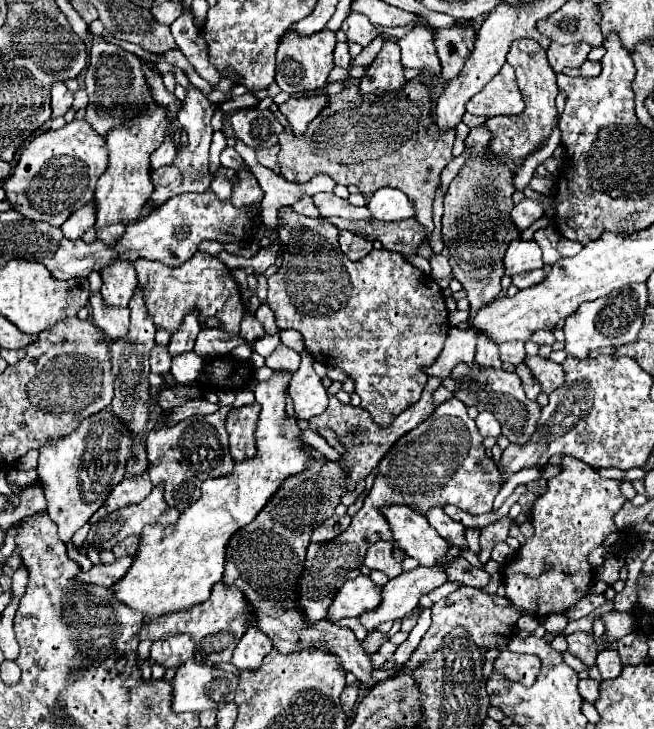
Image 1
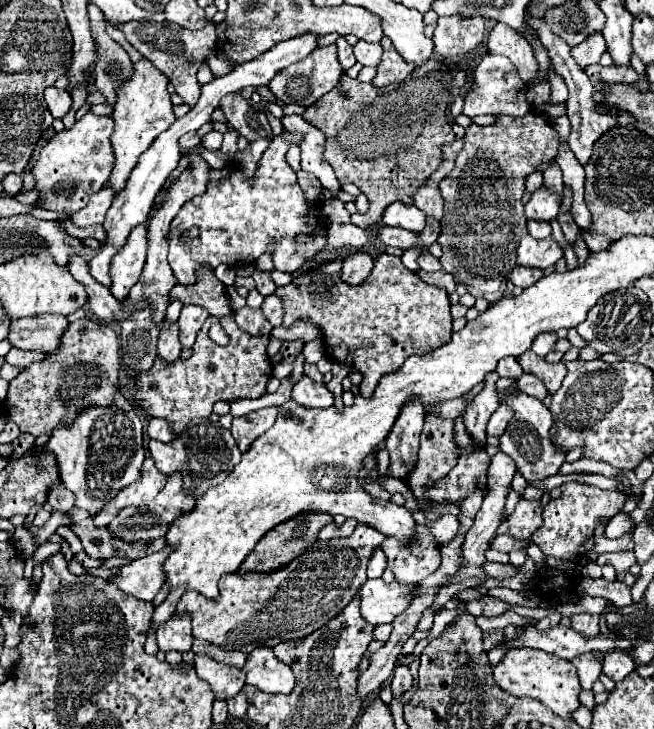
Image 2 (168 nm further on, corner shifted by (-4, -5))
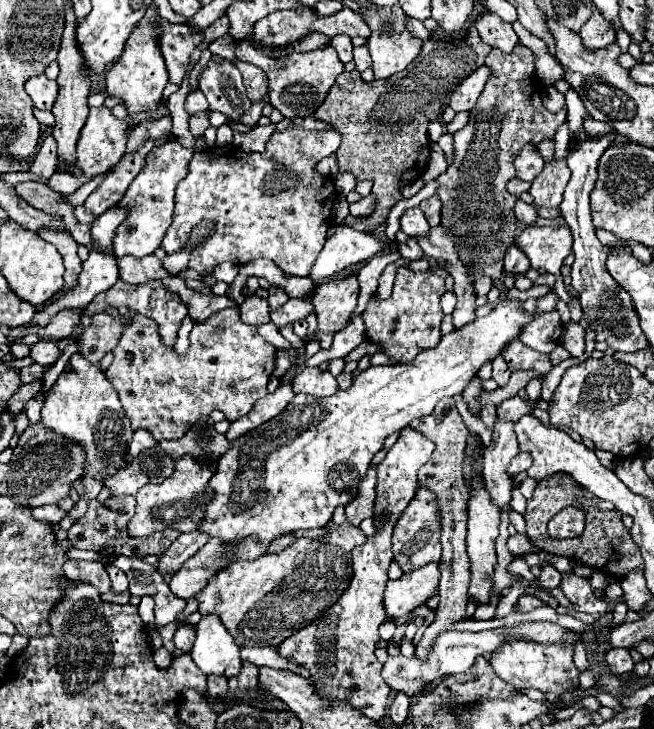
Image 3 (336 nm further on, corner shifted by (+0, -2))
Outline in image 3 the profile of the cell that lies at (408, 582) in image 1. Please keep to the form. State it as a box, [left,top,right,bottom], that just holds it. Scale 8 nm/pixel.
[483,422,517,512]

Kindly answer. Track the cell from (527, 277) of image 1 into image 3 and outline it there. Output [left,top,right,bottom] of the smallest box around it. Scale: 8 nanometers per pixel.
[505,246,531,278]

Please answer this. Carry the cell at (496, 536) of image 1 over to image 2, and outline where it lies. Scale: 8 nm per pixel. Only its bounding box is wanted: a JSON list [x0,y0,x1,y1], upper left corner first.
[507,499,543,539]

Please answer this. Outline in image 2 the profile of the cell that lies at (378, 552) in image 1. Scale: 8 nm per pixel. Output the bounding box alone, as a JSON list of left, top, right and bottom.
[381,525,441,583]

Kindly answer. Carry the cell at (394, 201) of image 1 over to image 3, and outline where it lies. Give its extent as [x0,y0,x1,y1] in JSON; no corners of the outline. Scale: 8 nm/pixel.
[401,208,429,236]

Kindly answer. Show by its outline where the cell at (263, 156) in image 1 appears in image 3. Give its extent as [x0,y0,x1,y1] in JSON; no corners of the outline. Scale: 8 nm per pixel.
[161,128,341,276]

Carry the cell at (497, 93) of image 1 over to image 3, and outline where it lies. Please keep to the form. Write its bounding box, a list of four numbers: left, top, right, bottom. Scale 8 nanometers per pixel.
[449,66,491,112]

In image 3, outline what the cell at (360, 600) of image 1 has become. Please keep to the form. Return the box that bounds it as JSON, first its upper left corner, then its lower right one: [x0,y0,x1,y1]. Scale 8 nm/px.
[385,564,439,618]

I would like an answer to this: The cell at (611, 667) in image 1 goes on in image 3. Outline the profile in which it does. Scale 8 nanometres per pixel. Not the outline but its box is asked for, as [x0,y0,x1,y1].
[605,648,635,676]

